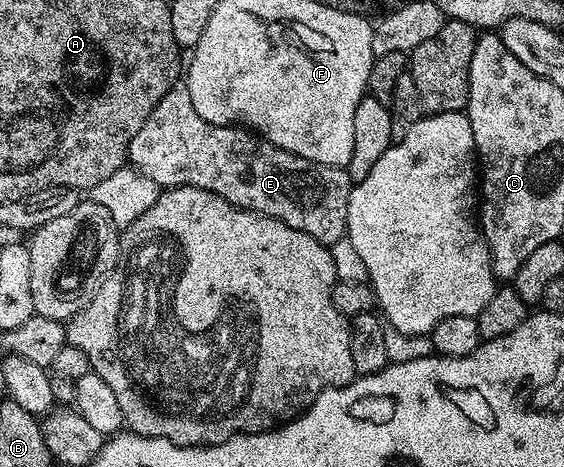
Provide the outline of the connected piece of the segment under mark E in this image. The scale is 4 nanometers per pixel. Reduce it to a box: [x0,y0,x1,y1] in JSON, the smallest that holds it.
[127,84,353,248]

